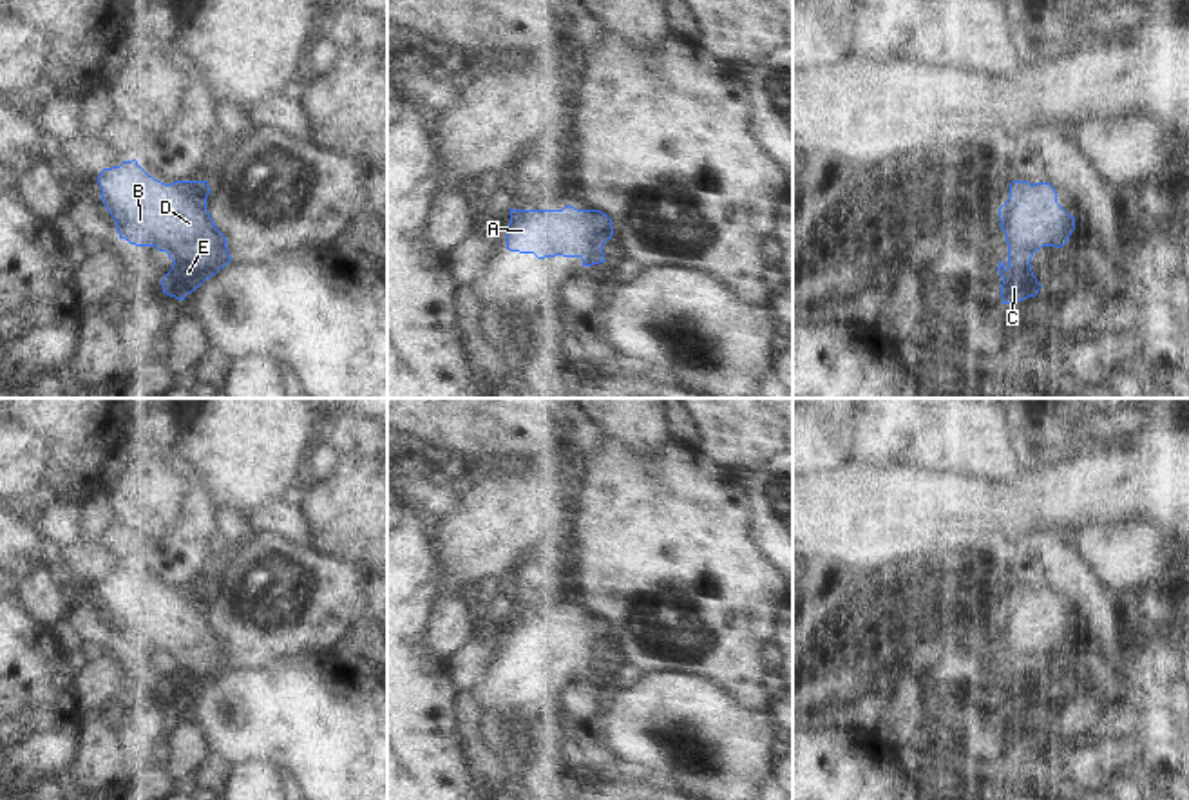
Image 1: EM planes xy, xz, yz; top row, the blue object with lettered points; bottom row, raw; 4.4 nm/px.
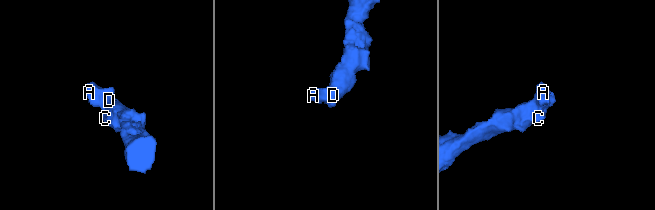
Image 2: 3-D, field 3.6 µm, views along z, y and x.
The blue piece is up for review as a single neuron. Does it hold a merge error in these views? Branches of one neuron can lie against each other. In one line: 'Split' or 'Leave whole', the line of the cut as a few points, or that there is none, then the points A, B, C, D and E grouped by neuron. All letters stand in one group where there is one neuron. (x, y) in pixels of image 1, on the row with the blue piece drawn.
Leave whole. No split. Groups: A B C D E

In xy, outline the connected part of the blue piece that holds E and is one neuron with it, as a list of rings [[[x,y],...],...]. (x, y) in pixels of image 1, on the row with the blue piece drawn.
[[[132,159],[103,168],[98,183],[119,239],[156,246],[174,261],[161,281],[163,293],[185,300],[232,261],[226,237],[206,210],[206,181],[165,185]]]

